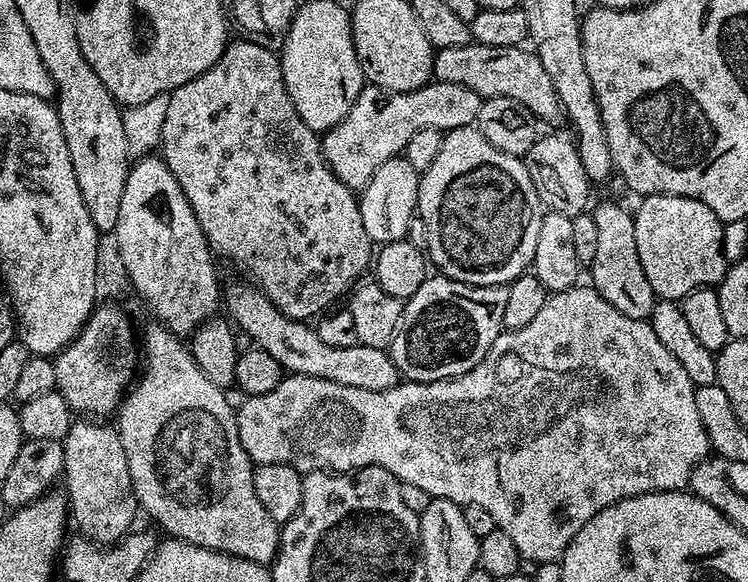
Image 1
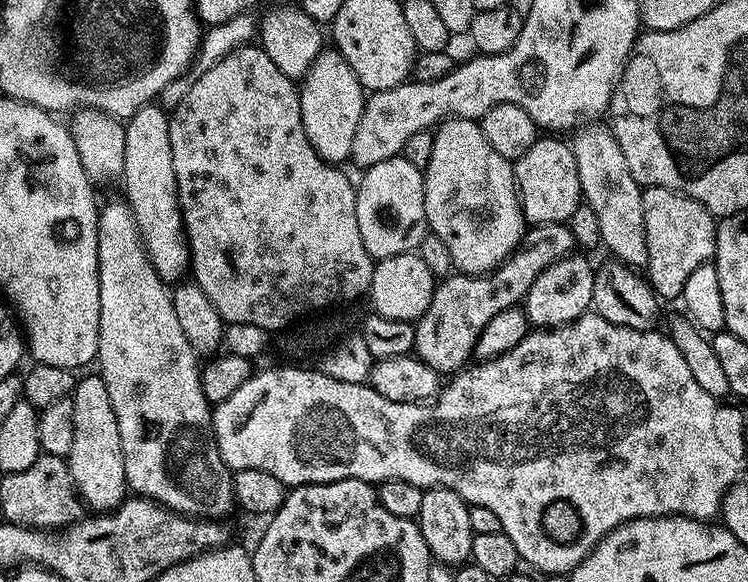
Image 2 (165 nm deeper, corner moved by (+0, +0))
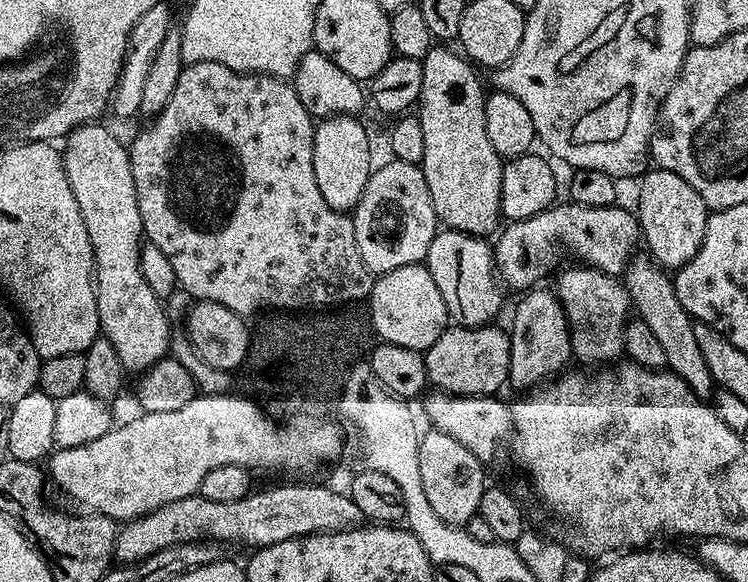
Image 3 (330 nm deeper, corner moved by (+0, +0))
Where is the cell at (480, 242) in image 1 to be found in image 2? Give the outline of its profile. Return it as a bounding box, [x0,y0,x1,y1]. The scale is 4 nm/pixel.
[423,119,526,274]

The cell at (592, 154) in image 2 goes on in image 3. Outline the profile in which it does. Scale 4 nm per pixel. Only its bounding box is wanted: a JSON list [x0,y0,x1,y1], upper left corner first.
[622,255,714,397]

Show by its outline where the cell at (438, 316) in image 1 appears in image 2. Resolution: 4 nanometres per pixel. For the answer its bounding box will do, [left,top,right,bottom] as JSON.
[414,223,578,374]

